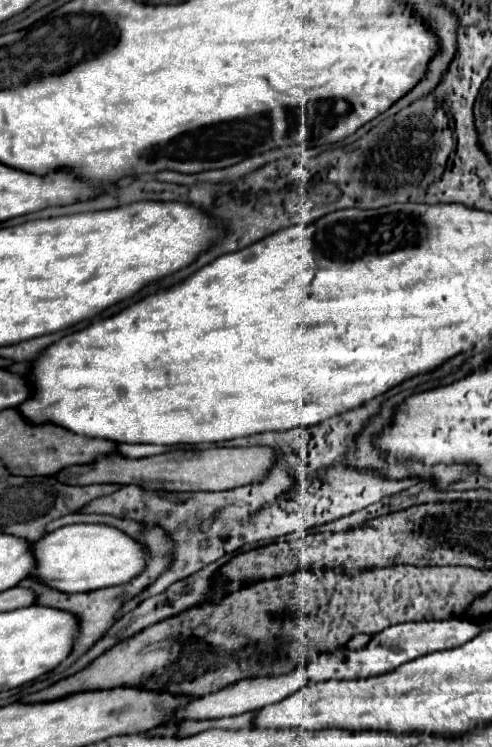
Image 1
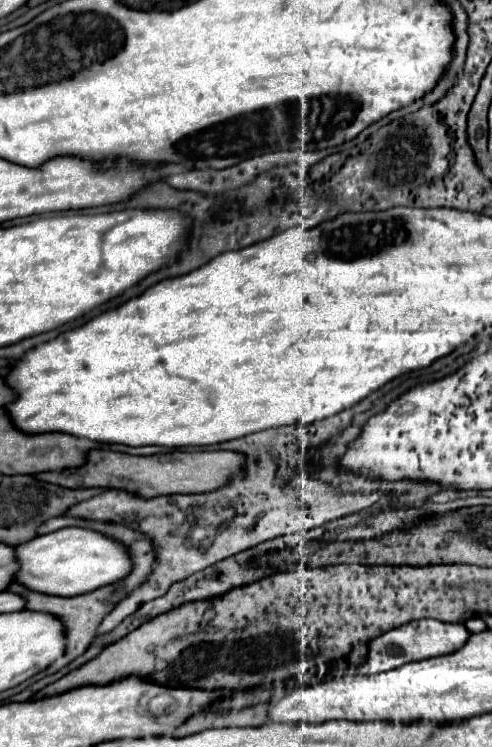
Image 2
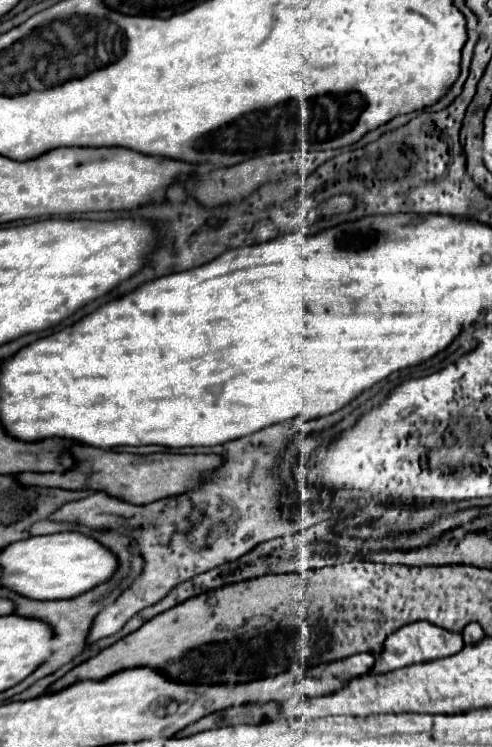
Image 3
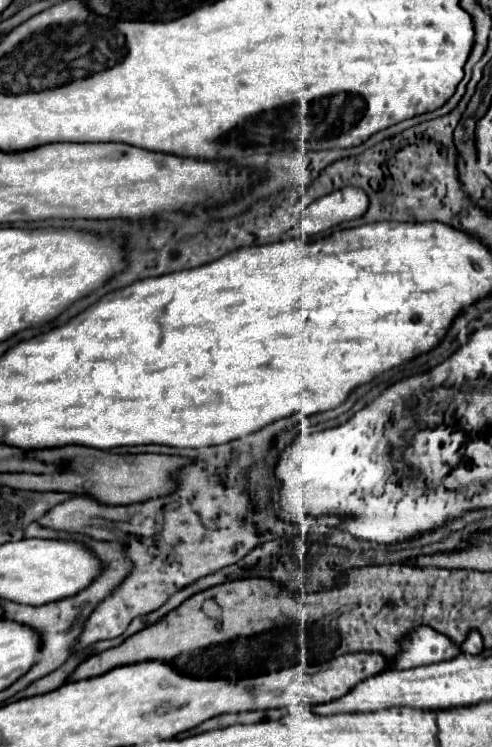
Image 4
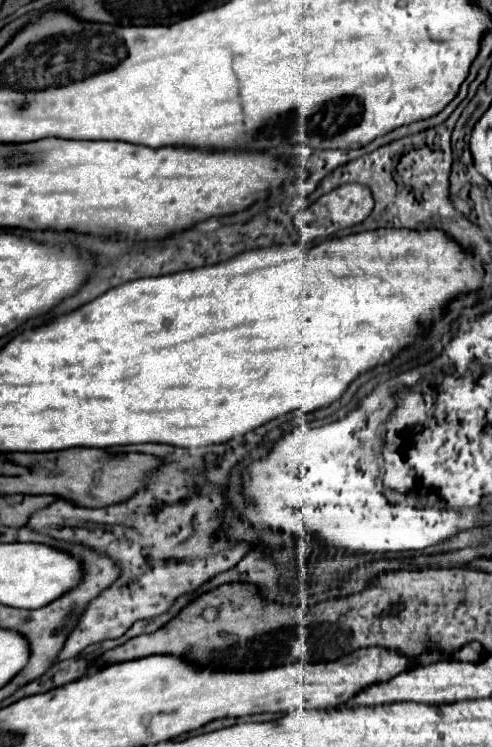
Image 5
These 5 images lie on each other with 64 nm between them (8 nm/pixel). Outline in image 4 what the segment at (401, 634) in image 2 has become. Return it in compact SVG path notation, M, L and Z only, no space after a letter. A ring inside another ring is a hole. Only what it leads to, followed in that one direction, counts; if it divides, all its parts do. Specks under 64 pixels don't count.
M420 626L404 640L400 656L394 658L394 668L416 668L436 664L456 658L458 652L460 648L452 644L452 640L448 640L444 634L428 626Z

